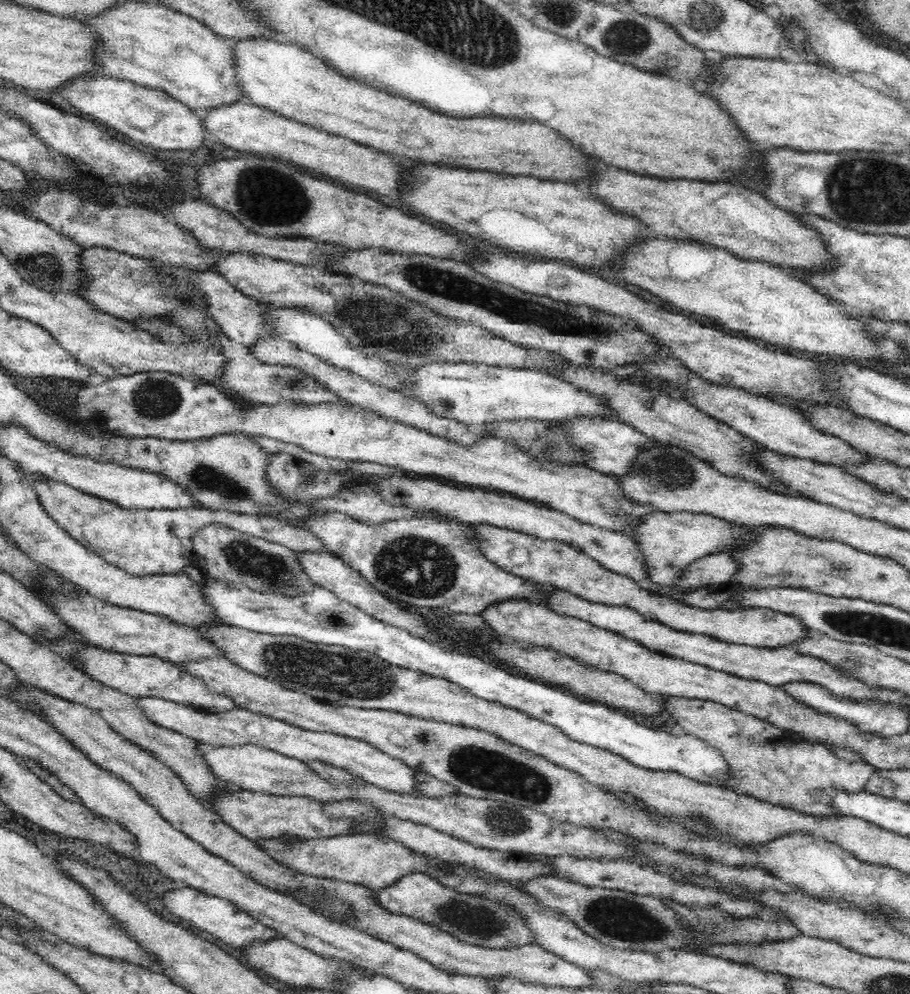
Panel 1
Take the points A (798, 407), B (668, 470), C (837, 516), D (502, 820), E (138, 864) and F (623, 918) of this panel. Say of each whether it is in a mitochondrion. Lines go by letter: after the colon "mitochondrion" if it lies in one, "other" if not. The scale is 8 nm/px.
A: other
B: mitochondrion
C: other
D: mitochondrion
E: other
F: mitochondrion

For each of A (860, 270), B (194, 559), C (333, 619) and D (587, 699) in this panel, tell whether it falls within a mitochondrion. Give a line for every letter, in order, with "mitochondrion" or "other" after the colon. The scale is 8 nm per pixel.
A: other
B: other
C: mitochondrion
D: other

